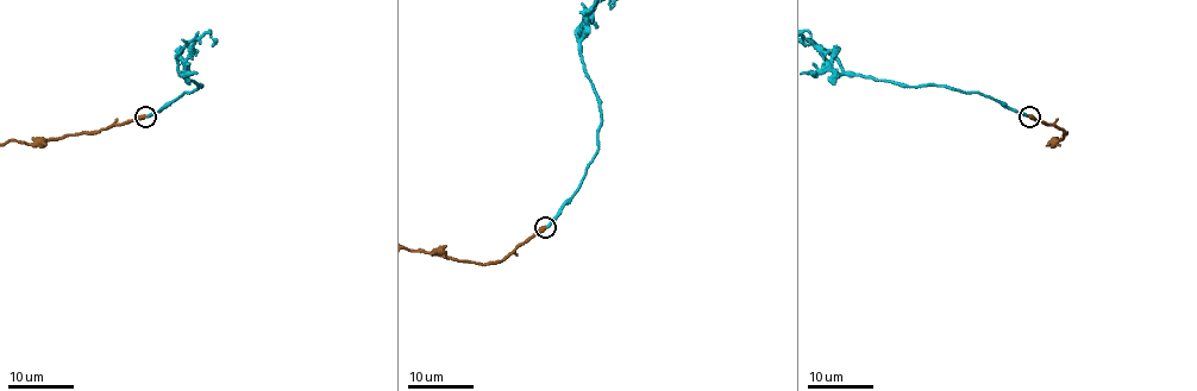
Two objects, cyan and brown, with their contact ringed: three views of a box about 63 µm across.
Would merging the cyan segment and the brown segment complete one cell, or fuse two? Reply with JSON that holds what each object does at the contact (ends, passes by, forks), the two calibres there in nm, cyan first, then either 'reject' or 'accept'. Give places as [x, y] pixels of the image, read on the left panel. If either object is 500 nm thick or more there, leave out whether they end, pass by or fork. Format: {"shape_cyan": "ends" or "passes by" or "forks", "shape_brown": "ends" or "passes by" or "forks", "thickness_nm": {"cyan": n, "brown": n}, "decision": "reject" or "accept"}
{"shape_cyan": "ends", "shape_brown": "ends", "thickness_nm": {"cyan": 280, "brown": 440}, "decision": "accept"}

